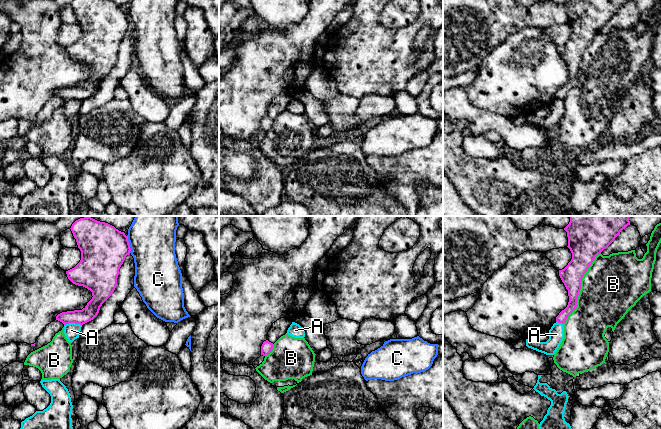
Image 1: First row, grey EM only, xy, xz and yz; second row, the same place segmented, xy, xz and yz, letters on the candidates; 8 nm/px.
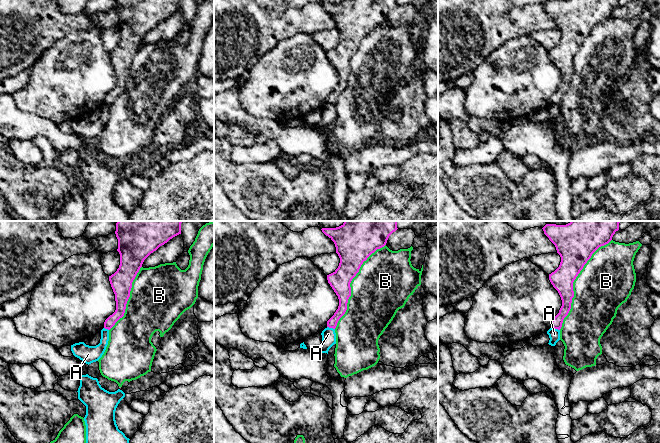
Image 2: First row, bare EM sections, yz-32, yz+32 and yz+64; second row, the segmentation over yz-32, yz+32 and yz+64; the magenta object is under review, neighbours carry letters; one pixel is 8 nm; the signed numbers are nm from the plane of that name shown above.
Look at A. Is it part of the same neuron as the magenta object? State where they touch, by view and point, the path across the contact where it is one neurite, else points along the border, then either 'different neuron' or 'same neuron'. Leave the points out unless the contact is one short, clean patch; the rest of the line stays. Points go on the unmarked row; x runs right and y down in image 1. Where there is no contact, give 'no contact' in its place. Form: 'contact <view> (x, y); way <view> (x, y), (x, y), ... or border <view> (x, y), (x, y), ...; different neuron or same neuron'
contact xy (72, 98); border xy (81, 100), (66, 99), (64, 101); different neuron

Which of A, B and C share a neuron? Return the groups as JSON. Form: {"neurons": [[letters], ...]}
{"neurons": [["A"], ["B"], ["C"]]}

